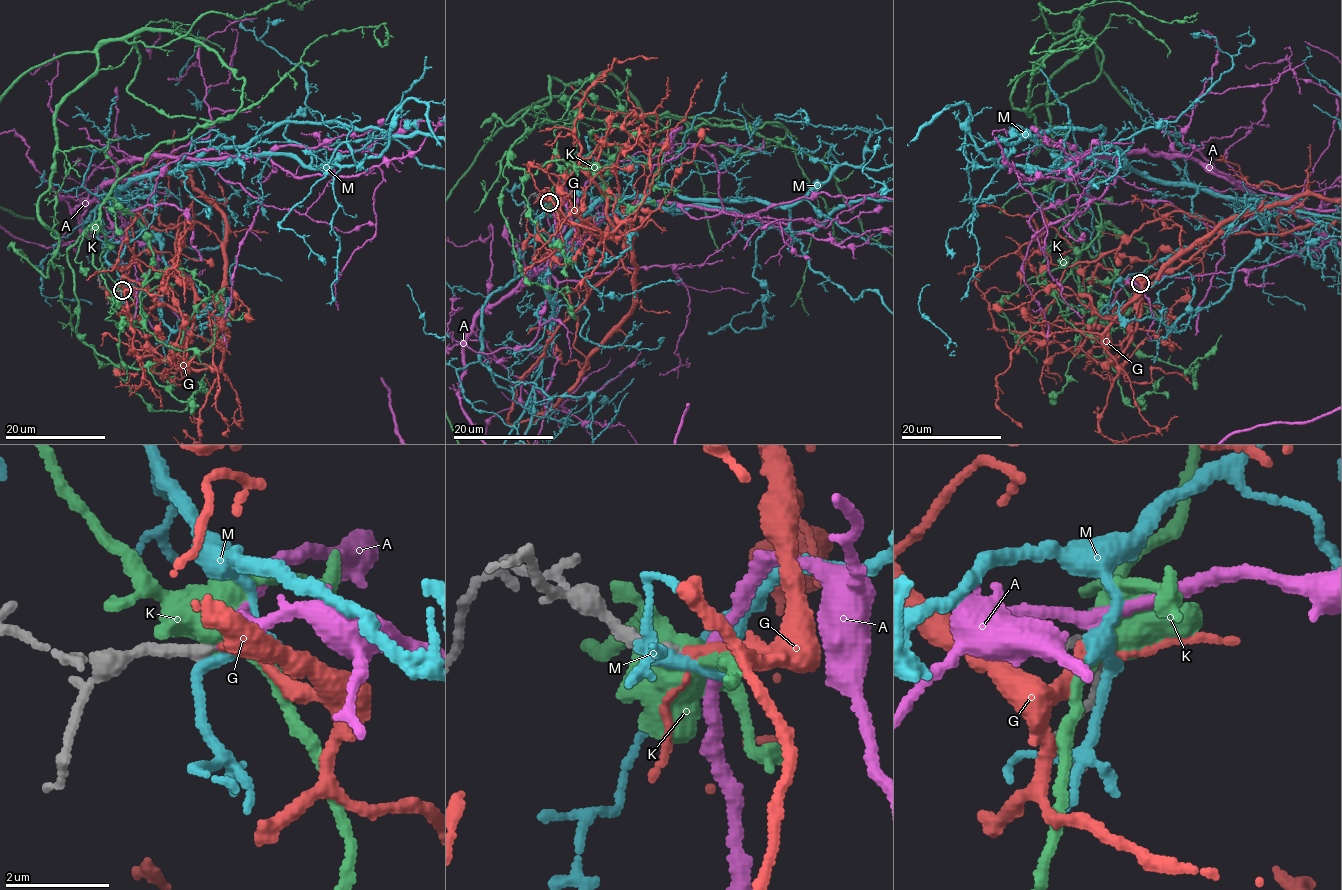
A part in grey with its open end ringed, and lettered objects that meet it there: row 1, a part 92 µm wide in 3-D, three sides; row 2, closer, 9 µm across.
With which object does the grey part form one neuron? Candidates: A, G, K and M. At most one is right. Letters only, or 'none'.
G

